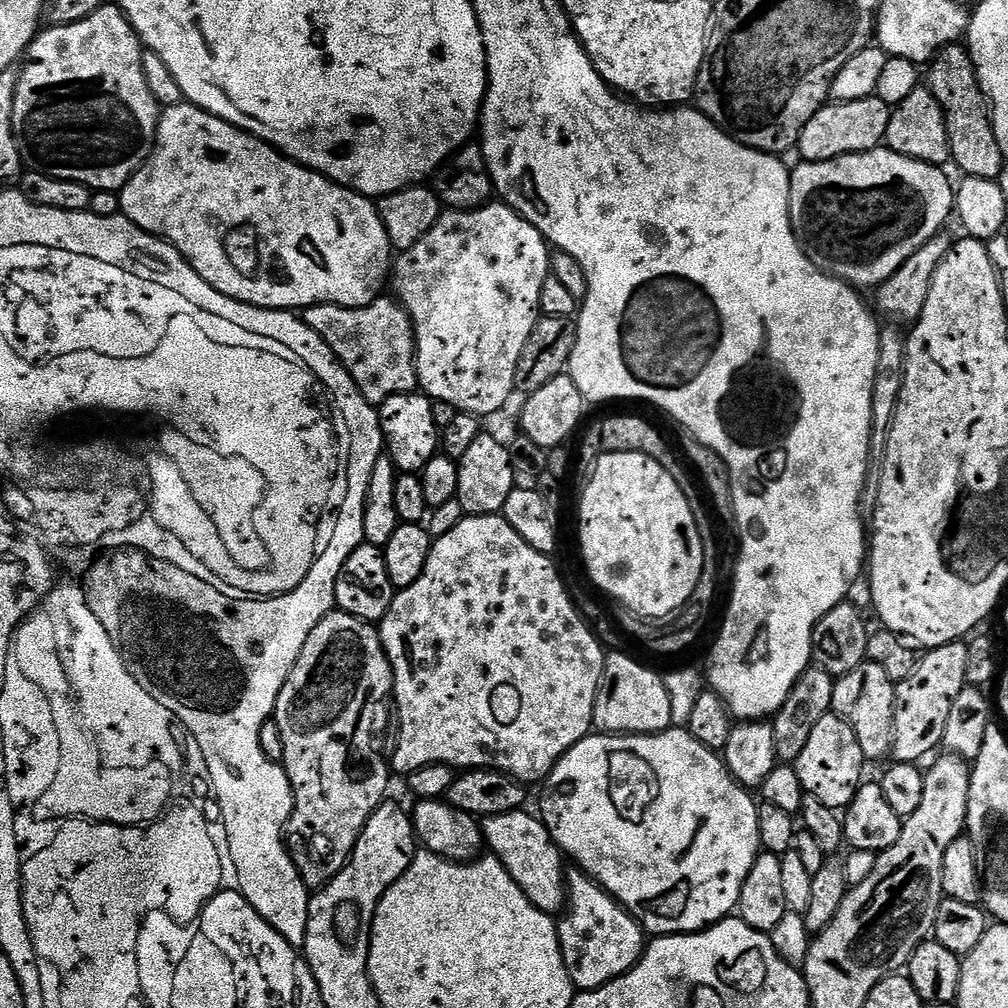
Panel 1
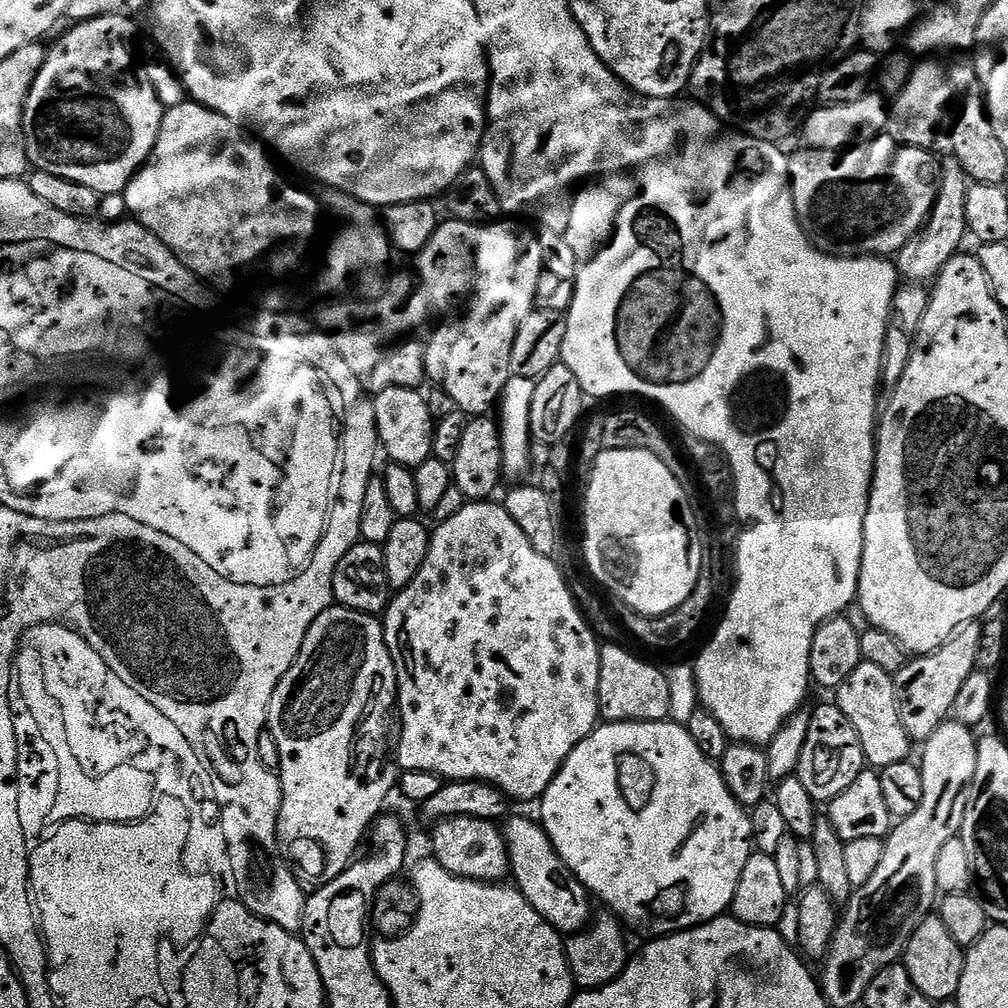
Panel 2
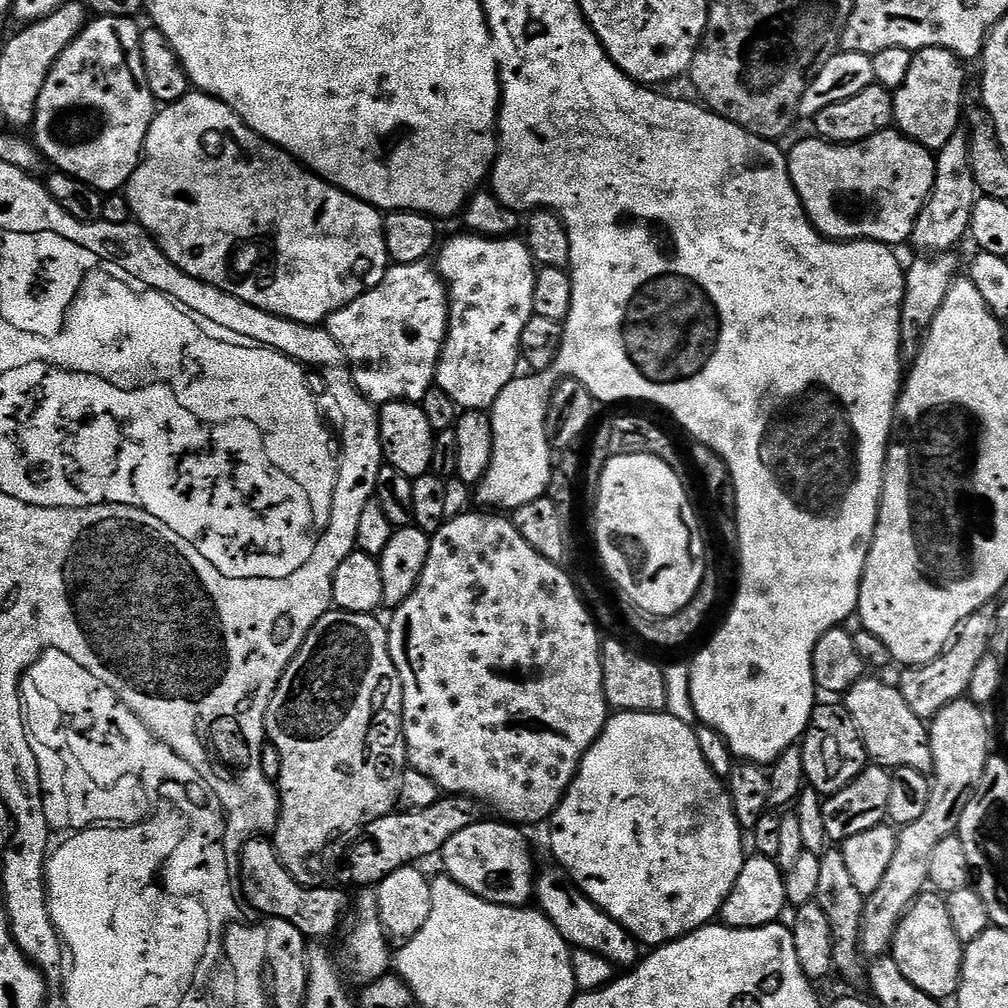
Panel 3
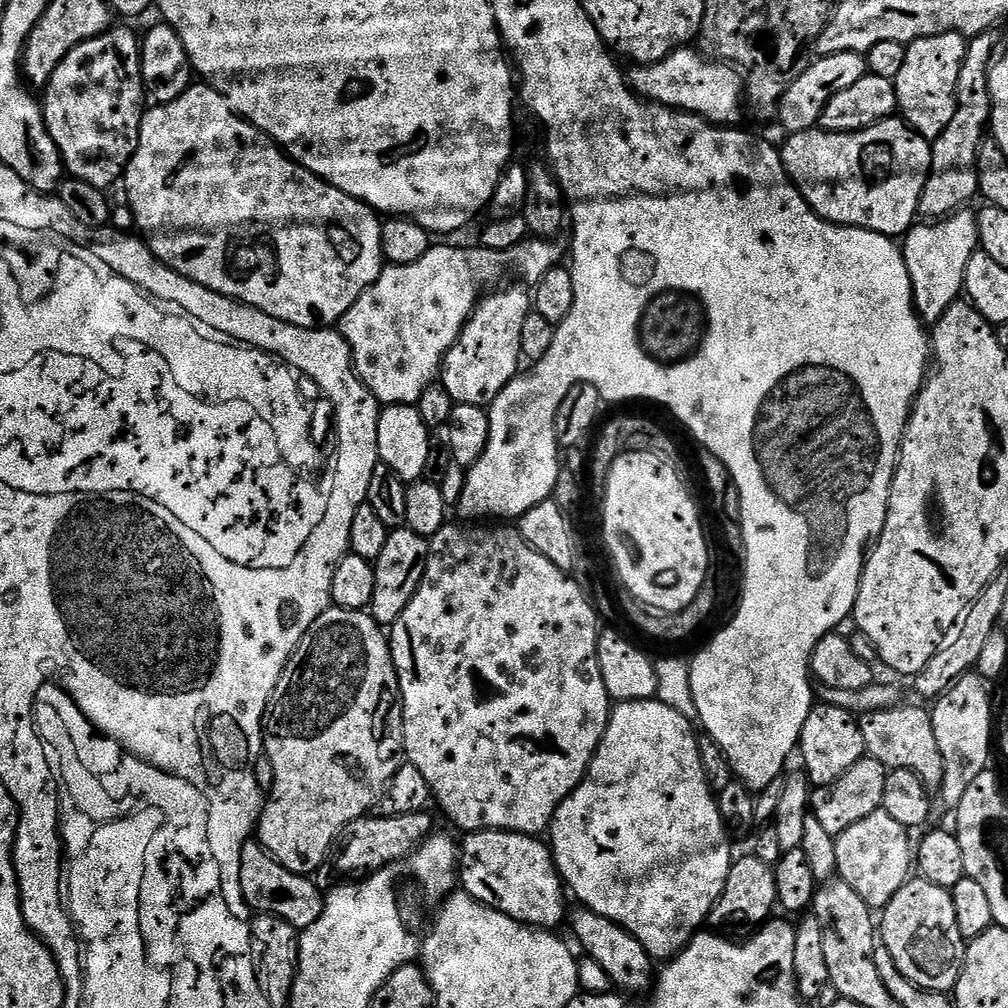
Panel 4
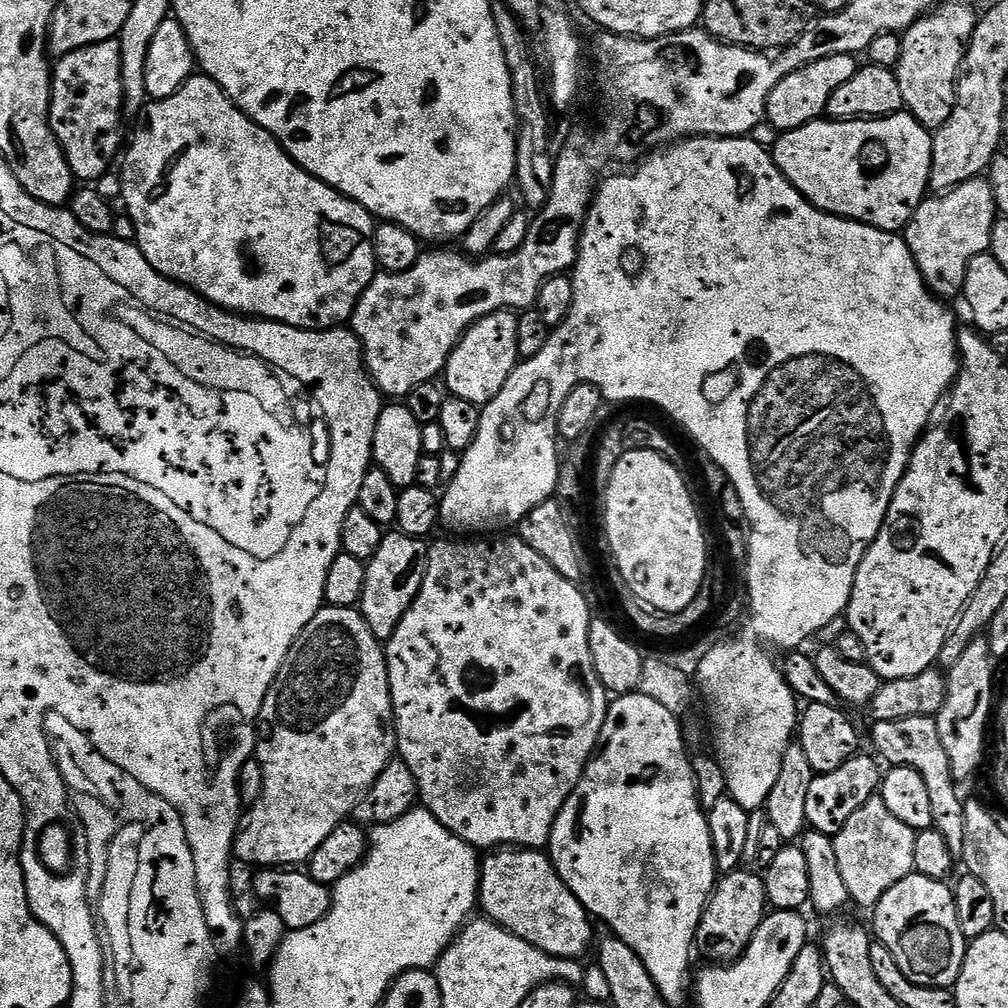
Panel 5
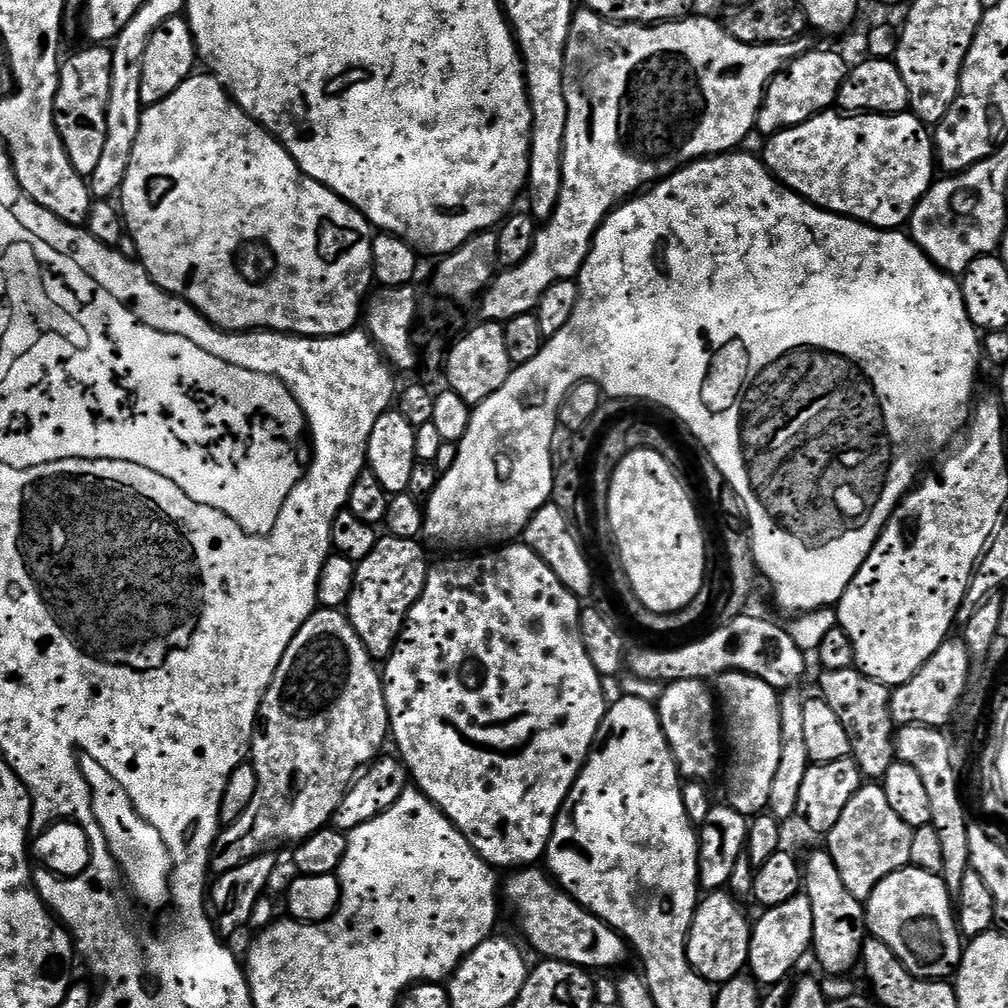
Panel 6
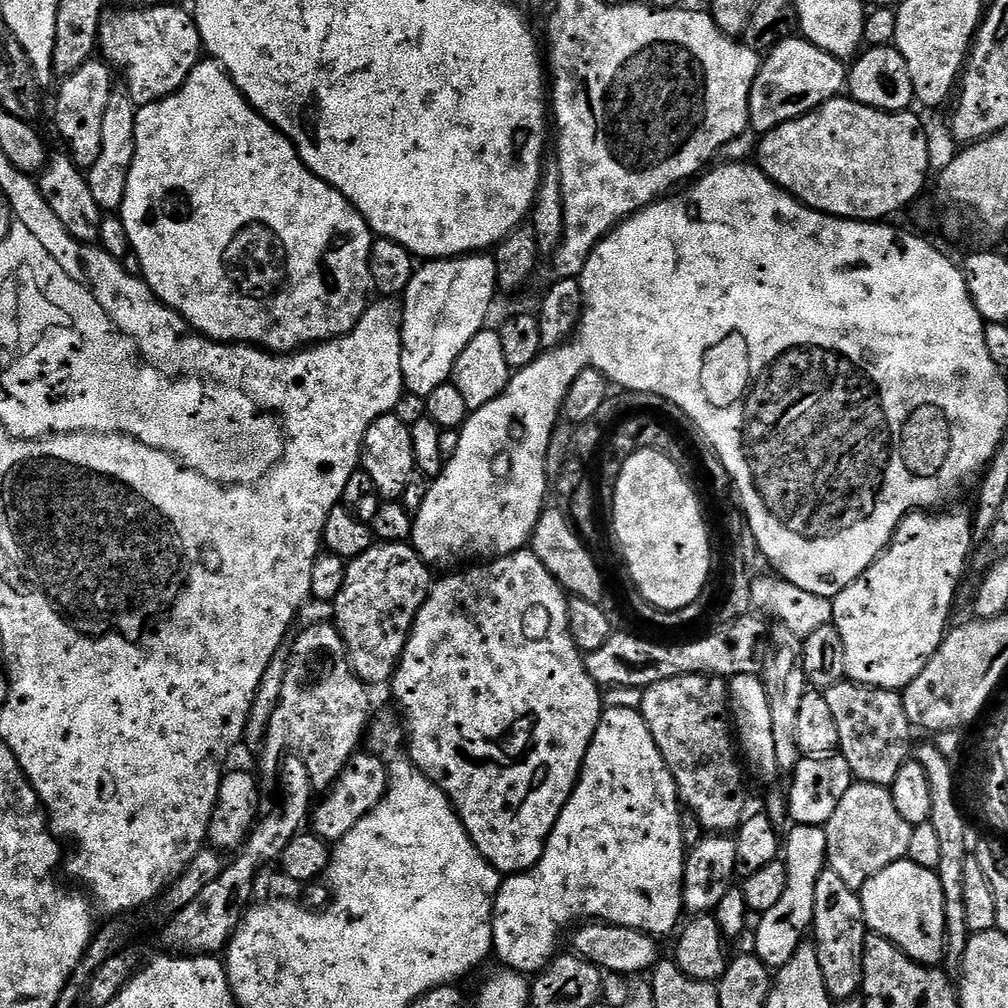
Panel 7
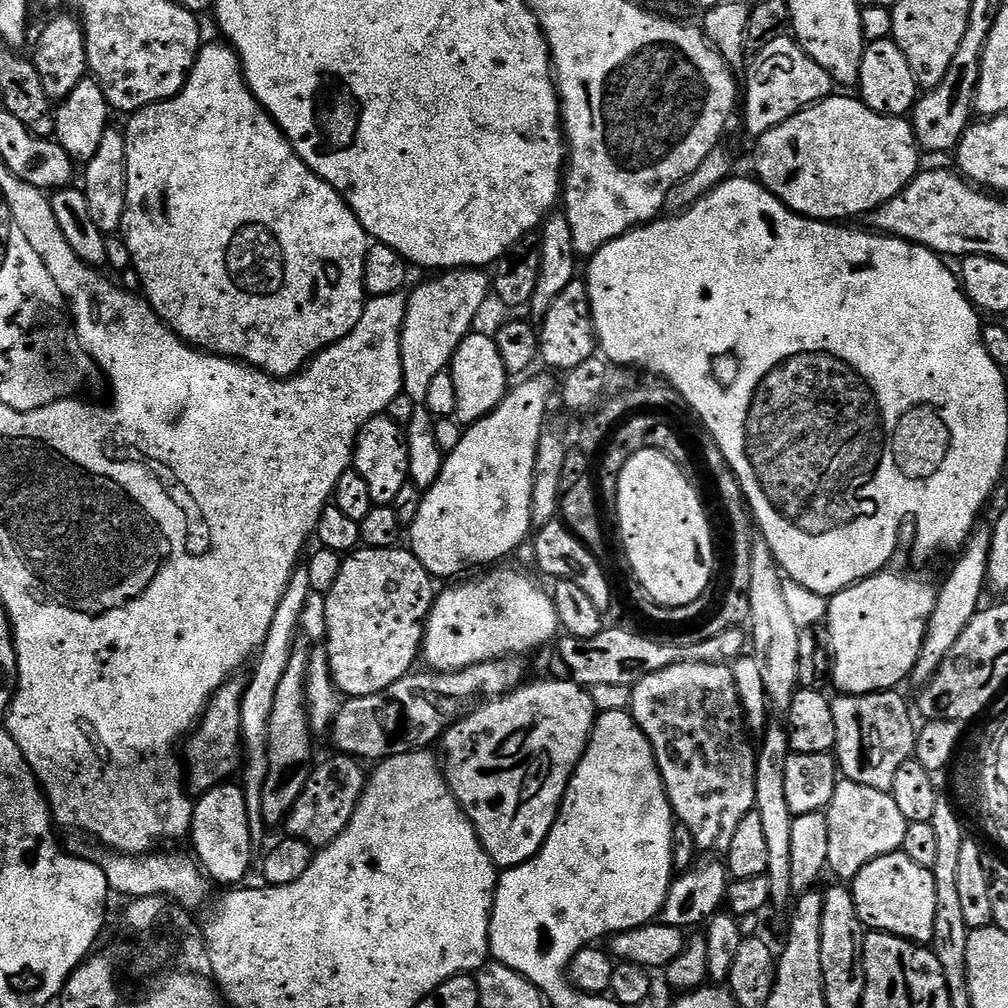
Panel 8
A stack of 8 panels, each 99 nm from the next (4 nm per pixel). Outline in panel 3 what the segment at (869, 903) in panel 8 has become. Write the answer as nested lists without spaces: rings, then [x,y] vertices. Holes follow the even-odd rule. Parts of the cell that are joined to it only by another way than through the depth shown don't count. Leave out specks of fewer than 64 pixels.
[[[925,891],[915,902],[908,907],[904,917],[900,920],[898,930],[892,939],[890,955],[898,962],[898,970],[918,986],[926,994],[930,994],[935,1000],[947,1001],[947,996],[955,997],[960,987],[960,968],[964,964],[965,945],[960,943],[958,934],[954,934],[954,926],[950,922],[950,910],[946,910],[946,899],[935,891]]]

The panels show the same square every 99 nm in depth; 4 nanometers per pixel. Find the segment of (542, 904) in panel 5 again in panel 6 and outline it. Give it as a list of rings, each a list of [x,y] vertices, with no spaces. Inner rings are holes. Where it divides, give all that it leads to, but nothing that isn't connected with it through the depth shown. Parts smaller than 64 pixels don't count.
[[[525,866],[513,871],[508,881],[503,881],[502,896],[508,899],[508,904],[512,907],[512,912],[516,915],[516,920],[520,923],[520,932],[528,939],[528,944],[545,960],[561,960],[576,964],[579,968],[589,970],[612,970],[630,956],[630,948],[623,936],[606,922],[602,922],[592,912],[587,912],[583,906],[574,899],[571,894],[564,891],[555,879],[547,871],[536,866]]]

